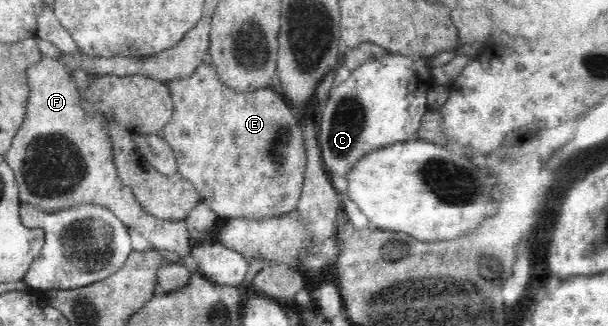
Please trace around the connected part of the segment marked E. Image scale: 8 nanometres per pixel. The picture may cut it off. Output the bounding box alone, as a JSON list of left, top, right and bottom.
[163,59,307,220]

